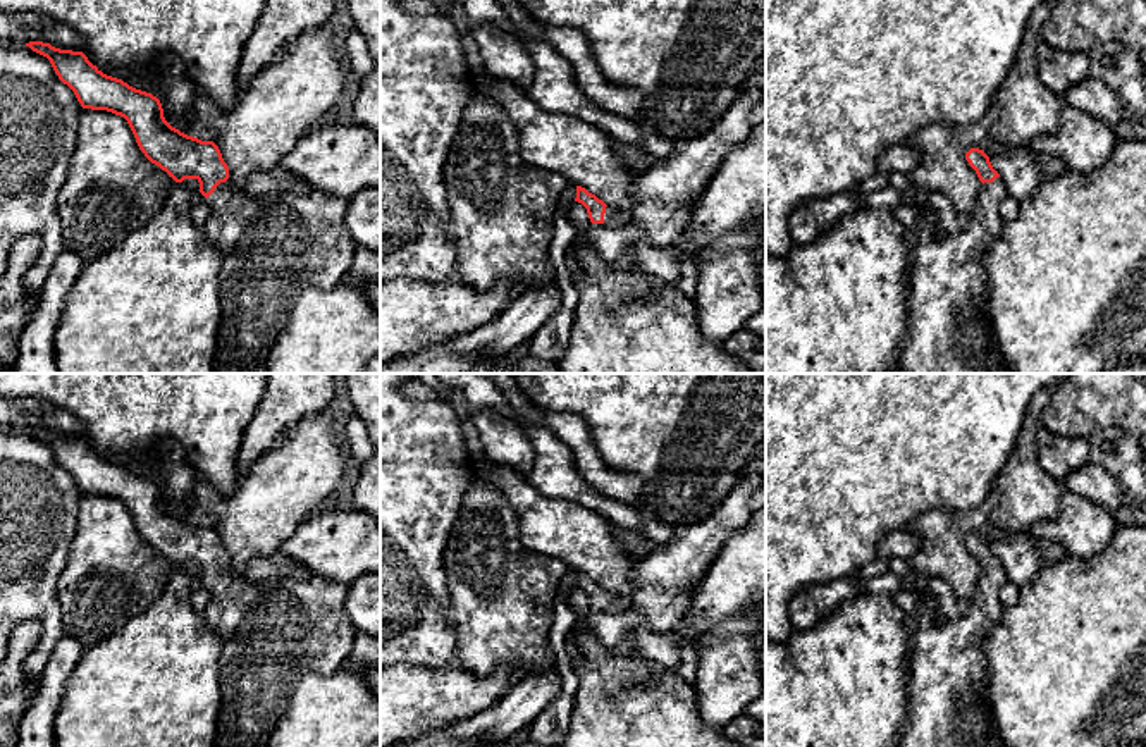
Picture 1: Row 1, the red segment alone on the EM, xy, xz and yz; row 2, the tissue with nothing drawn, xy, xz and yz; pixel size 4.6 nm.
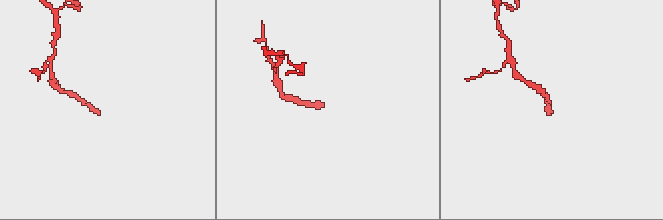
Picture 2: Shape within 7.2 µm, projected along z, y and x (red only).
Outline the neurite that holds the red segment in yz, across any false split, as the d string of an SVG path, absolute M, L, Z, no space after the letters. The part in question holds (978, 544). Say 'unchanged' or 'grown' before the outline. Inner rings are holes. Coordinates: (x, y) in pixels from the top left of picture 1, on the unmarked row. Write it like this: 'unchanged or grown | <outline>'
grown | M970 534L965 546L976 556L983 575L969 599L969 609L962 618L950 620L938 609L922 608L914 623L912 661L909 676L909 726L902 732L898 747L1001 747L989 711L983 697L986 694L984 642L1000 625L1005 606L1001 589L1008 582L993 554L989 542Z

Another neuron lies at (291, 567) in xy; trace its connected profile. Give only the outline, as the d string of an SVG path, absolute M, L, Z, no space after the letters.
M277 551L270 558L255 558L250 561L244 577L251 582L263 583L274 582L284 577L291 577L296 580L311 577L311 571L303 565L294 561L293 558Z

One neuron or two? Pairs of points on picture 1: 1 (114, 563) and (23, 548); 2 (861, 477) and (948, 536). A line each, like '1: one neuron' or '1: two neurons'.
1: two neurons
2: two neurons

